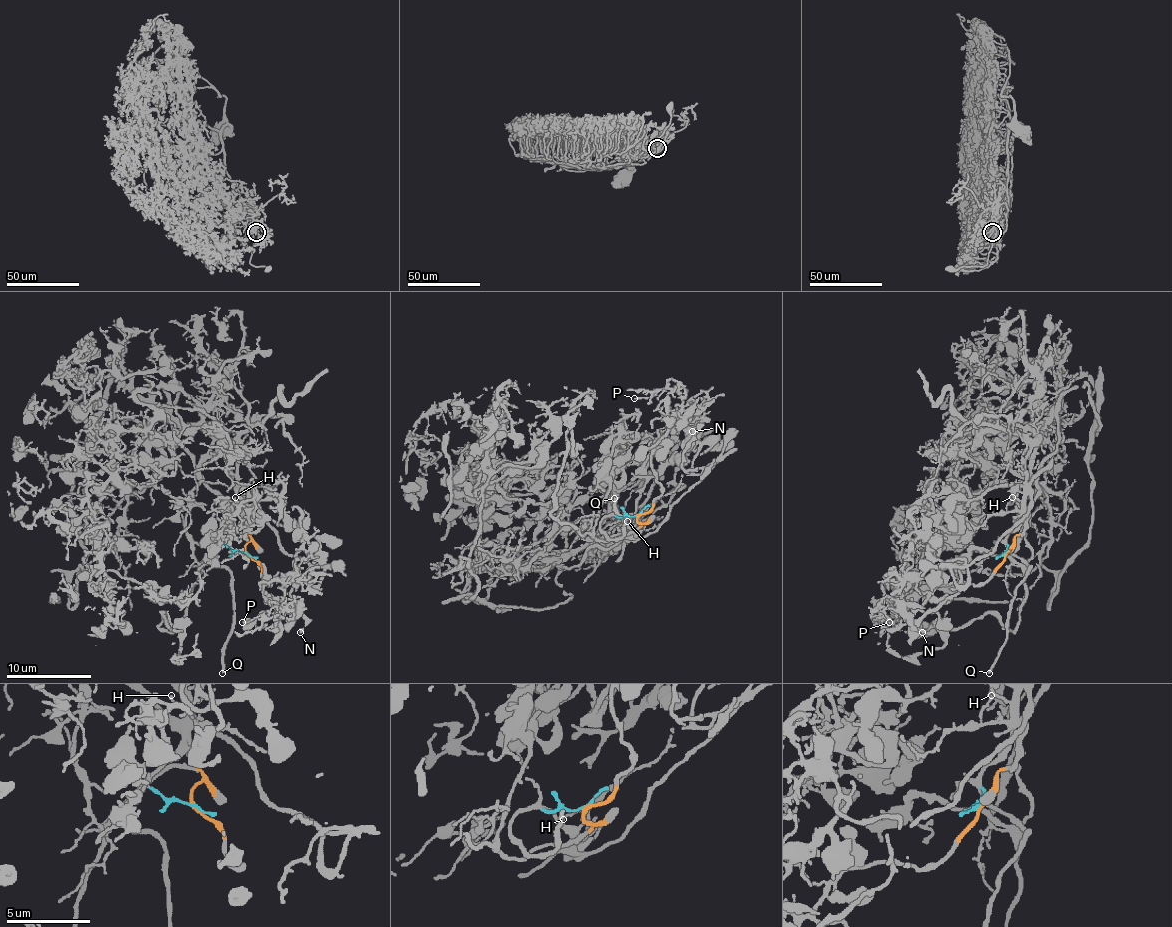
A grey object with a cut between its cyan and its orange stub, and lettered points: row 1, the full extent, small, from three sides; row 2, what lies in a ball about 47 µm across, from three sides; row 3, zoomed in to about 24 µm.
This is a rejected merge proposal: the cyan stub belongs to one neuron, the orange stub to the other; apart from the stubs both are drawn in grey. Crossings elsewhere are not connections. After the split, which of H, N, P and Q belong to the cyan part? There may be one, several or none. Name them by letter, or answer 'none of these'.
H, Q

